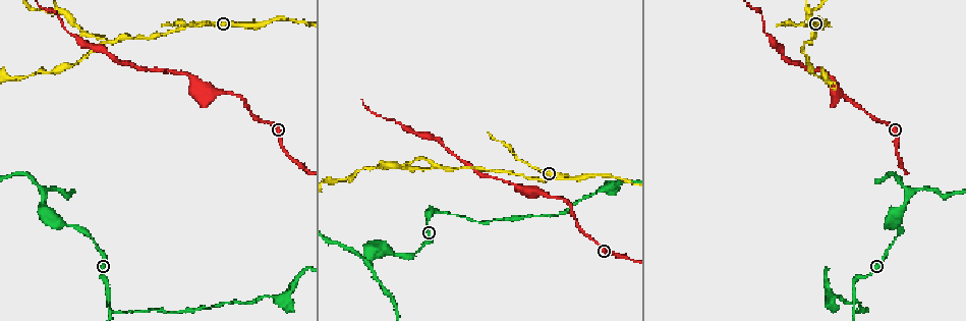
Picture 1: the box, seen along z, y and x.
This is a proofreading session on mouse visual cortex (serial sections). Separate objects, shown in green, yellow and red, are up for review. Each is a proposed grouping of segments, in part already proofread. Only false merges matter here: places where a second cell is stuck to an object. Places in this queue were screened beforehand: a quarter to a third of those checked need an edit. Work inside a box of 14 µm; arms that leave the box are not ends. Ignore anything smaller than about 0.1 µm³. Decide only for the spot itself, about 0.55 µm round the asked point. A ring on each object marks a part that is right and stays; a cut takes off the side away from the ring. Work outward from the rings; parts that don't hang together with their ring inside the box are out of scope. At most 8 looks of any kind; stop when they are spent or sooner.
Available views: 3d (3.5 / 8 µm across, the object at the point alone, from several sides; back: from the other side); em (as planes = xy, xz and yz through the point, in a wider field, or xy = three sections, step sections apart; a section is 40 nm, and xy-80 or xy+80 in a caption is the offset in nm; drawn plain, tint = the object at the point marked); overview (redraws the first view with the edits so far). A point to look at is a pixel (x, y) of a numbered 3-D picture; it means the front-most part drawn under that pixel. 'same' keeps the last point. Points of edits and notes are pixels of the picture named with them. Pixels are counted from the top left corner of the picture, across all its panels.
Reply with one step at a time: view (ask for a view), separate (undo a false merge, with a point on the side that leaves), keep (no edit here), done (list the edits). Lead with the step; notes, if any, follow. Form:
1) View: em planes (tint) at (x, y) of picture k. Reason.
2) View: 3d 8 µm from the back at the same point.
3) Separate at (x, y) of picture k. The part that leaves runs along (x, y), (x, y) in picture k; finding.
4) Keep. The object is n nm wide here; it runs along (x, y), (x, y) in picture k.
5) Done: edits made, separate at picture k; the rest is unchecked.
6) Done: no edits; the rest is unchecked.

View: 3d 3.5 µm at (110, 308) of picture 1. Abrupt turn.

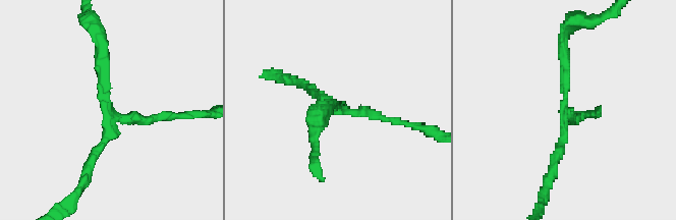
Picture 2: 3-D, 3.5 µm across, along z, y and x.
View: em xy step 5 (tint) at (562, 107) of picture 2. Now the EM.

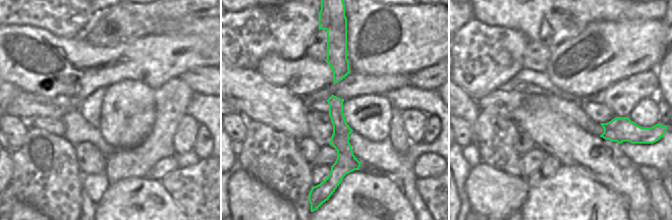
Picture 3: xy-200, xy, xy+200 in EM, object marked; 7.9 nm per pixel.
Separate at (153, 118) of picture 2. A second cell is stuck on.

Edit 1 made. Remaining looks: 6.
View: 3d 8 µm from the back at (910, 195) of picture 1. Three-way junction.

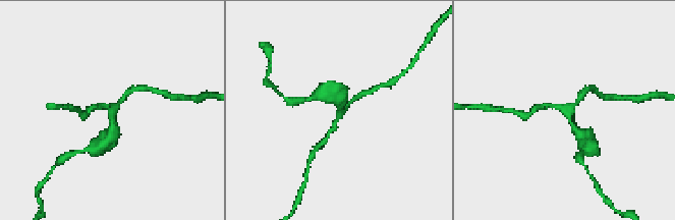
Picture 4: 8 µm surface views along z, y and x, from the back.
View: 3d 3.5 µm at (340, 111) of picture 4.

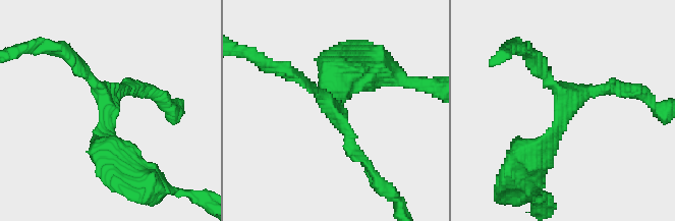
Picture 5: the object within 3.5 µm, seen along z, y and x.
View: em xy step 3 (tint) at (563, 112) of picture 5. 3 arms meet here; the arms are 150, 200, 400 nm wide.

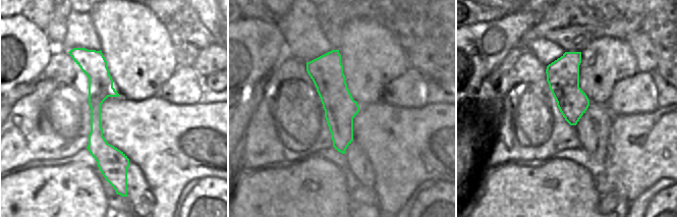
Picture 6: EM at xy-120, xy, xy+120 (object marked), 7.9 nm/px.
Keep. It runs along (116, 163), (104, 94), (75, 65) in picture 5; all the same cell.

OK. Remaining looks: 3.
View: 3d 3.5 µm at (812, 43) of picture 1. Side arm on a straight run.

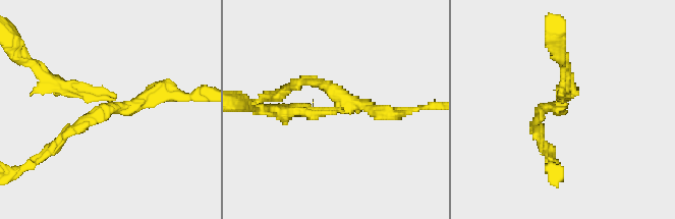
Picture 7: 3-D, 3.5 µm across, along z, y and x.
View: em xy step 1 (tint) at (120, 105) of picture 7. 3 arms meet here; the arms are 150, 200, 200 nm wide.

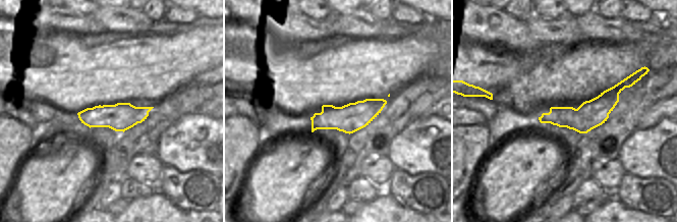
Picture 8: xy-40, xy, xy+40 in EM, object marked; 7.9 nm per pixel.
Keep. One cell here.

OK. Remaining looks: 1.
Done: edits made, separate at picture 2; the rest is unchecked.

